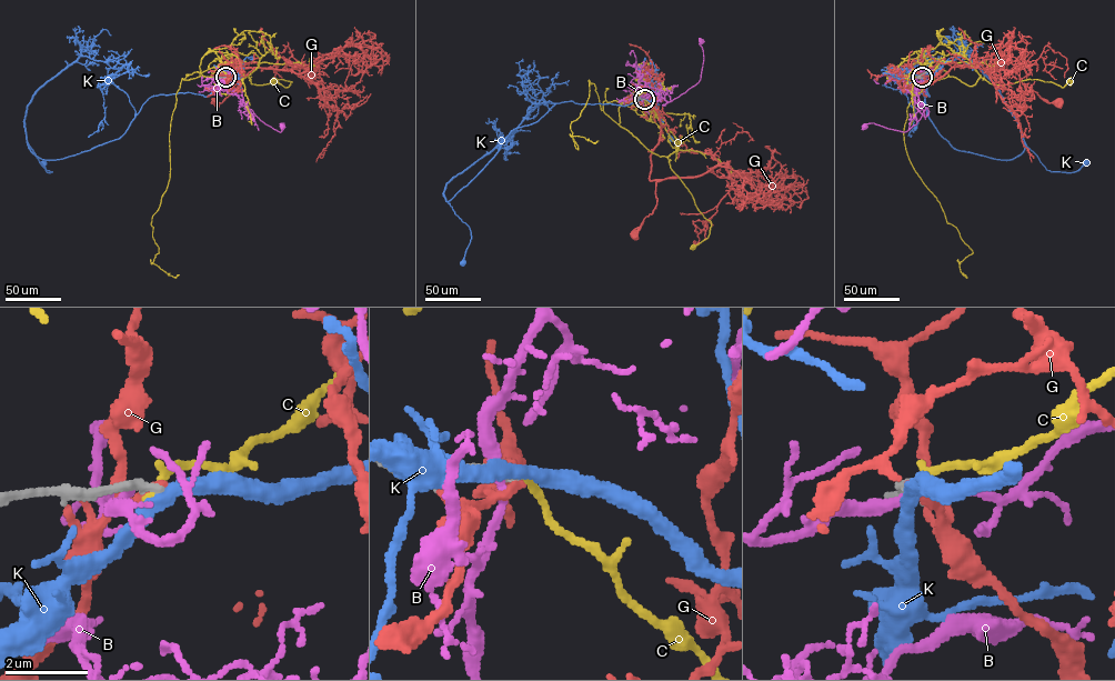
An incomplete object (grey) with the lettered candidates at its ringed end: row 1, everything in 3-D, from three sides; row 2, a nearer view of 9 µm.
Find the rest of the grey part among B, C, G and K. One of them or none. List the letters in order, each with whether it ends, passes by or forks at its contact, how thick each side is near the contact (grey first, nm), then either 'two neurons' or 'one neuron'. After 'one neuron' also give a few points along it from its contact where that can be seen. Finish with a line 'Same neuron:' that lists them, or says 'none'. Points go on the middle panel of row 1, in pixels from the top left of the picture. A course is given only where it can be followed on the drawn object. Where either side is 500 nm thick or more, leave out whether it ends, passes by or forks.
B: it passes by | 300/240 nm | two neurons
C: it ends | 260/220 nm | two neurons
G: it ends | 260/190 nm | two neurons
K: it passes by | 240/360 nm | two neurons
Same neuron: none

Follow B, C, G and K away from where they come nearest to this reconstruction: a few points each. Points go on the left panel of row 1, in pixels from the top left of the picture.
B: (224, 77), (232, 91), (261, 121), (279, 131), (283, 122), (282, 127)
C: (225, 77), (239, 61), (255, 61), (258, 67), (249, 76), (251, 83), (292, 82), (284, 87), (273, 78)
G: (225, 77), (222, 84), (235, 82), (241, 67), (231, 60), (239, 69), (238, 86), (221, 102), (213, 101)
K: (225, 77), (206, 97), (150, 97), (118, 139), (74, 154), (42, 160), (28, 144), (52, 171), (43, 163)

